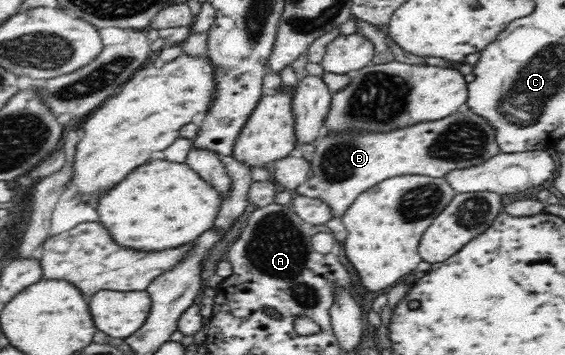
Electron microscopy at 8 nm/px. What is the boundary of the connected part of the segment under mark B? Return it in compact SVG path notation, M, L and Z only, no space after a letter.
M466 106L441 120L390 131L335 131L314 144L315 152L310 162L311 177L297 188L297 192L304 197L322 200L330 206L333 218L325 225L336 240L342 242L347 237L342 214L360 194L378 182L400 174L425 174L438 178L453 170L481 165L502 153L497 140L498 133L494 125Z

